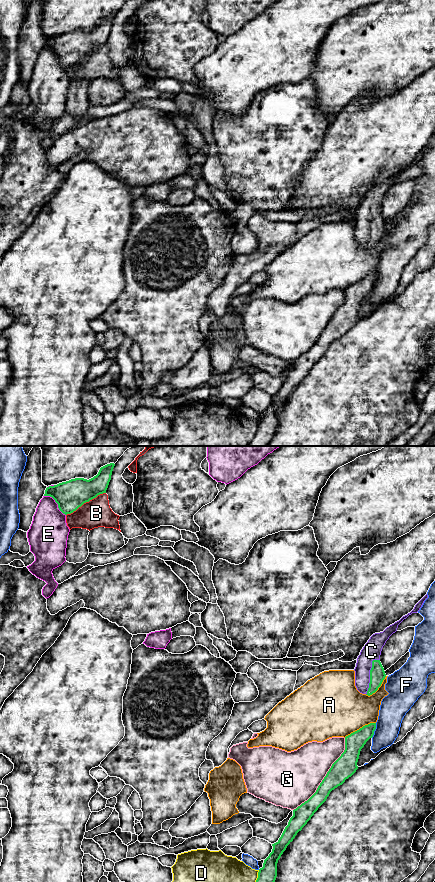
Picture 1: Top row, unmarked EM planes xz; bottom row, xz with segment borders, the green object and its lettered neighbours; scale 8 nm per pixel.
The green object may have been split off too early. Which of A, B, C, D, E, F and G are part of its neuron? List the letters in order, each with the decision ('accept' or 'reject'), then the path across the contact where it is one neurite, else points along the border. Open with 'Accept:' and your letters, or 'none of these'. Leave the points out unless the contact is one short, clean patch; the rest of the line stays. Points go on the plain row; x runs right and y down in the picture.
Accept: C
A: reject
B: reject
C: accept | across xz (377, 226), (370, 226), (371, 203)
D: reject
E: reject
F: reject
G: reject

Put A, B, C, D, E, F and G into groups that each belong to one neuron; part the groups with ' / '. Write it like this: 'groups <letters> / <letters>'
groups A / B / C / D / E / F / G

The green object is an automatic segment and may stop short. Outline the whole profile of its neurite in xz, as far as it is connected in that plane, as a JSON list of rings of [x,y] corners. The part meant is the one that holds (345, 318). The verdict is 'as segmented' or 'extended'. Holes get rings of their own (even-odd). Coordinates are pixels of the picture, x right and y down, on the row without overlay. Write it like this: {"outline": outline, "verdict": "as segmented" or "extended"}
{"outline": [[[370,275],[345,289],[345,302],[332,316],[316,344],[293,362],[293,368],[279,392],[272,396],[273,401],[259,421],[256,435],[249,446],[267,446],[277,429],[277,415],[287,398],[311,371],[318,360],[326,353],[330,344],[342,337],[358,321],[360,303],[373,289],[376,275]]], "verdict": "as segmented"}

